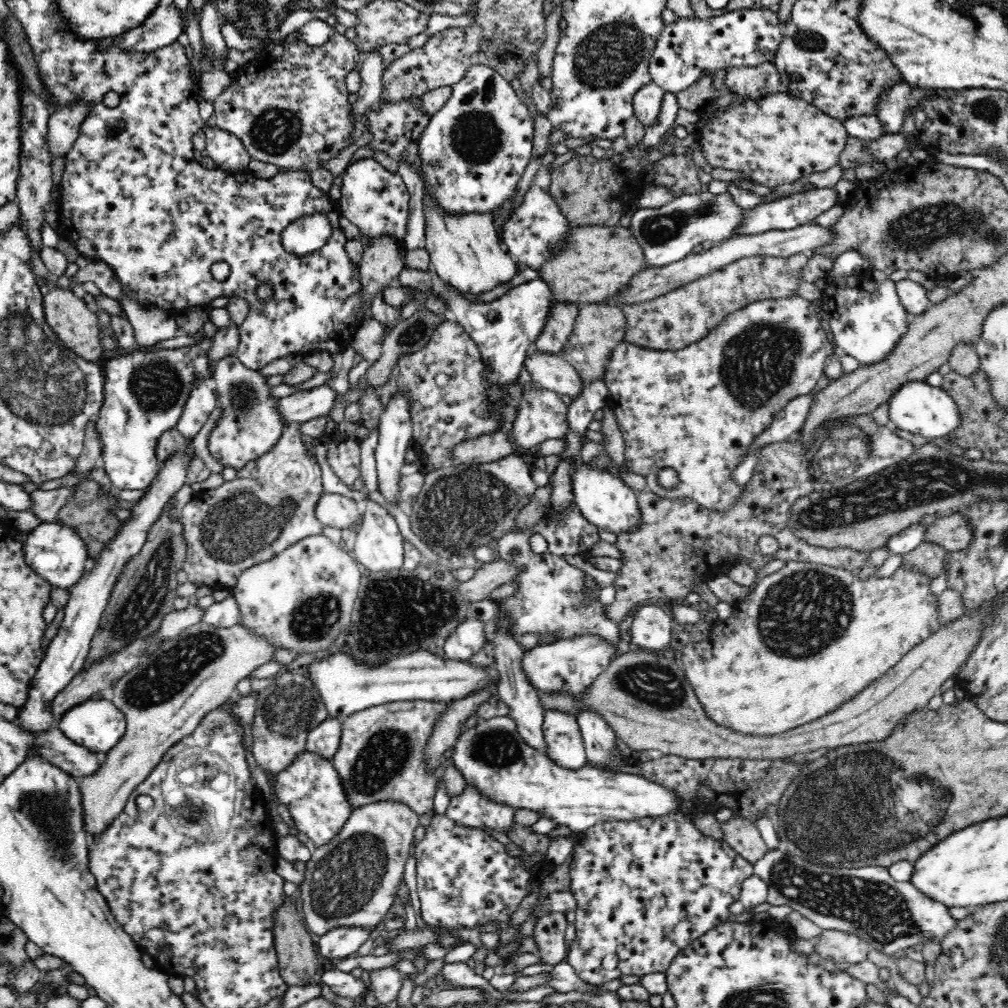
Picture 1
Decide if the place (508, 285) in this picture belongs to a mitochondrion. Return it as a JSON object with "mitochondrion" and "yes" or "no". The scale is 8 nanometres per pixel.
{"mitochondrion":"no"}

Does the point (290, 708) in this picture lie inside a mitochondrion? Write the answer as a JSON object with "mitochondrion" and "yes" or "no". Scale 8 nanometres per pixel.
{"mitochondrion":"yes"}

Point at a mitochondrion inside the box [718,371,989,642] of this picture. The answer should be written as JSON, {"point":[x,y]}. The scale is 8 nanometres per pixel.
{"point":[846,448]}

